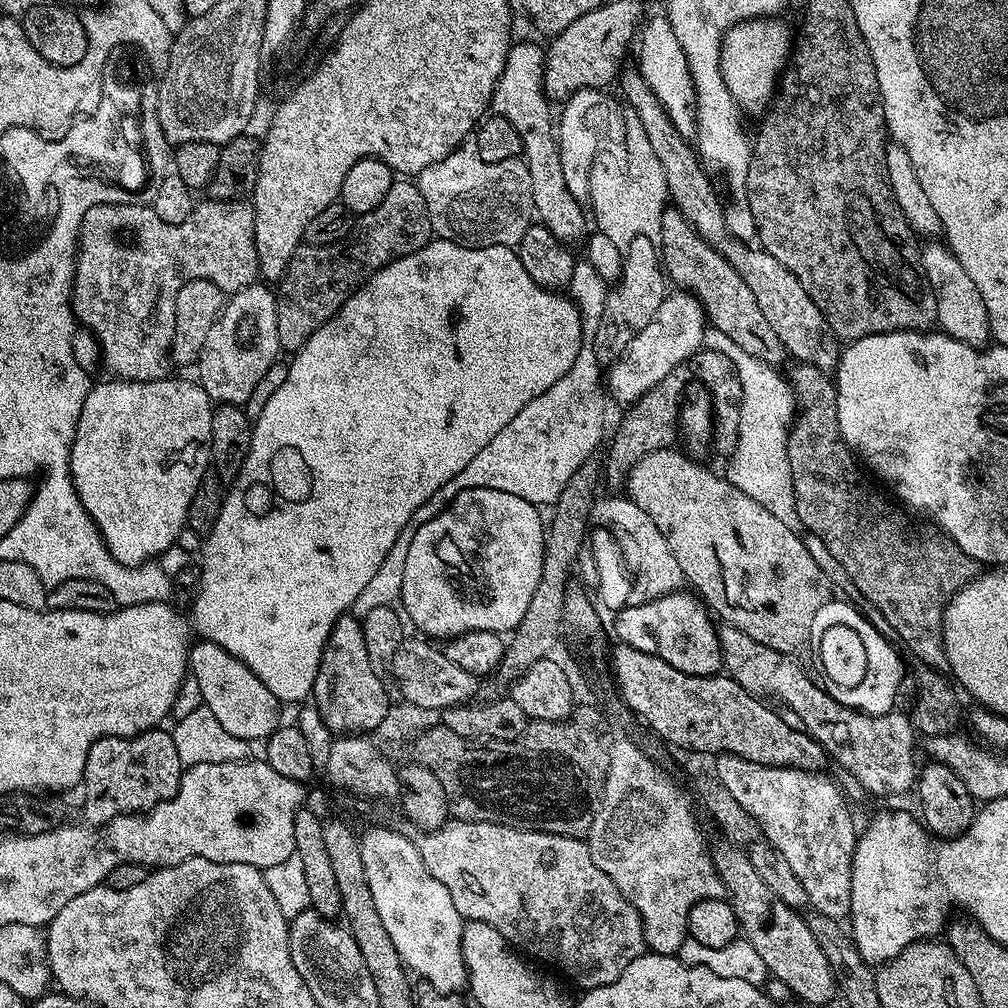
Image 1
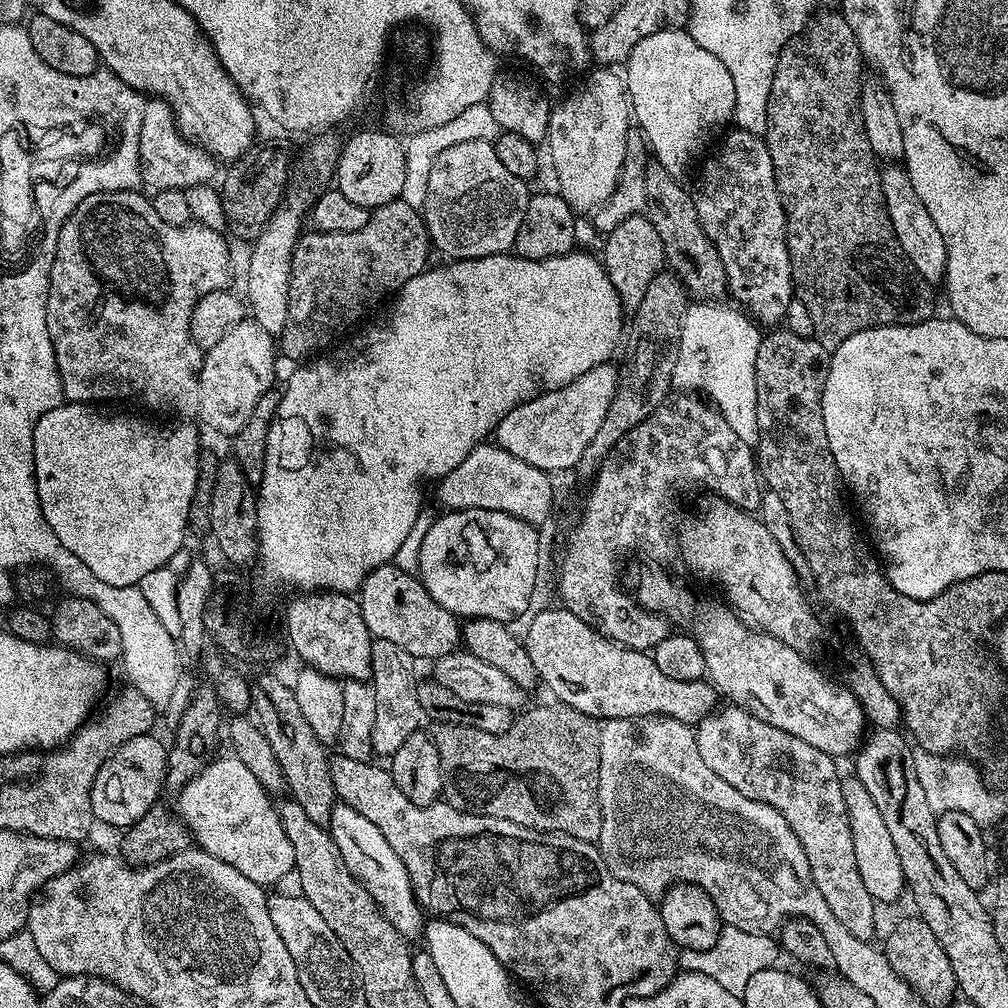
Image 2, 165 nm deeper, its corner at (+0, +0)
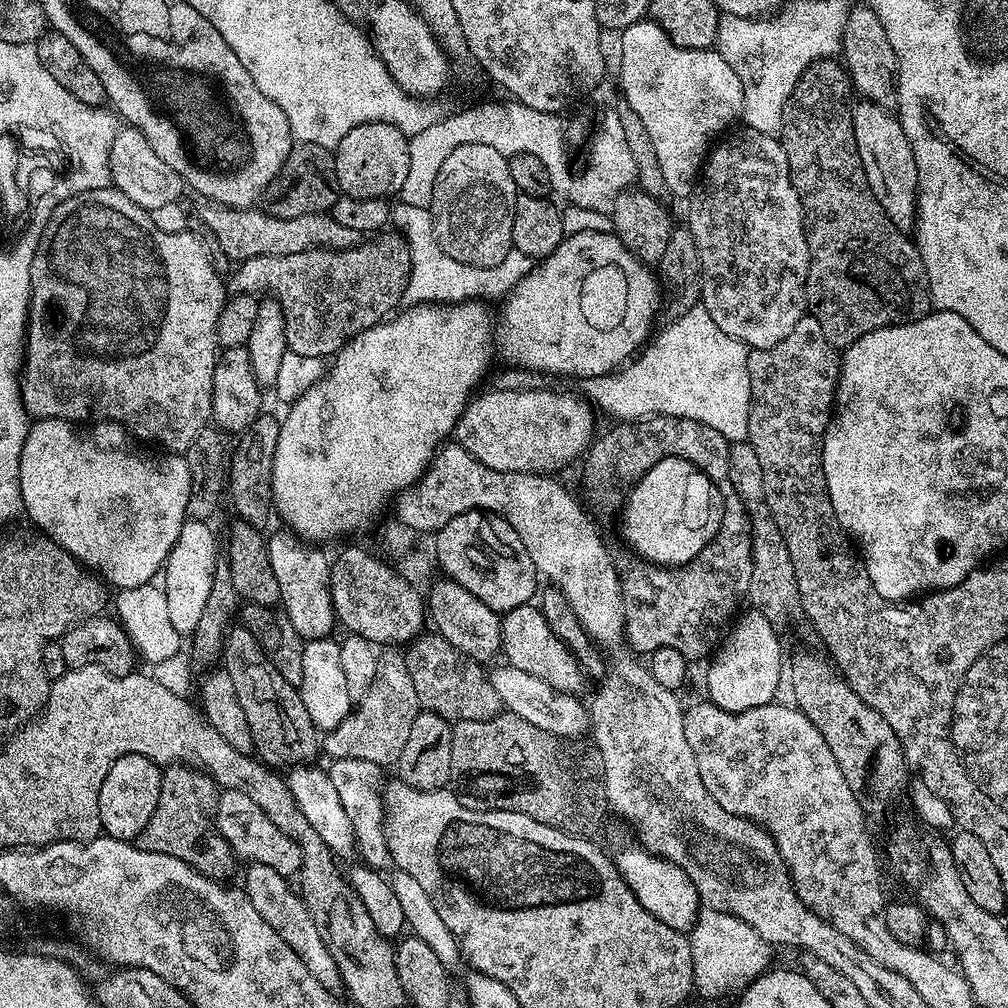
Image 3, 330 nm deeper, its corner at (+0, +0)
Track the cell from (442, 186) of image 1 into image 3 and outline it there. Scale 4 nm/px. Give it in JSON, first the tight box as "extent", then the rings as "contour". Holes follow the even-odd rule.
{"extent":[432,144,517,268],"contour":[[[463,144],[458,150],[450,153],[450,158],[442,162],[442,170],[438,170],[438,178],[432,181],[432,229],[438,238],[438,246],[450,254],[450,258],[458,258],[458,262],[466,262],[470,266],[489,268],[498,266],[502,258],[512,249],[512,231],[514,230],[514,210],[516,209],[517,190],[514,178],[510,178],[509,157],[498,154],[494,146],[478,146]]]}

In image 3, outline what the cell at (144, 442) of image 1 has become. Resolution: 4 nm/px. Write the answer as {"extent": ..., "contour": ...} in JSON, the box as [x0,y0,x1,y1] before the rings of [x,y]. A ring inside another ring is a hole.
{"extent":[20,420,190,590],"contour":[[[36,420],[28,429],[26,442],[22,446],[22,458],[20,459],[20,493],[22,494],[23,511],[26,516],[28,512],[29,518],[36,523],[33,525],[39,531],[49,536],[55,544],[66,549],[85,568],[103,578],[109,585],[112,583],[116,590],[148,584],[154,572],[159,567],[164,566],[171,548],[178,539],[179,531],[182,530],[190,502],[190,466],[187,459],[180,454],[151,456],[150,453],[143,452],[142,449],[136,447],[140,446],[135,439],[130,438],[130,433],[123,424],[96,422],[91,426],[77,426],[67,420]]]}

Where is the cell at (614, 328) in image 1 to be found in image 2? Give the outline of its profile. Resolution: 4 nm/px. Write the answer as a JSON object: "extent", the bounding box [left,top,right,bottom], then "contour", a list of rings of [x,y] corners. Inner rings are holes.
{"extent":[602,214,666,310],"contour":[[[630,214],[607,233],[602,249],[602,263],[610,282],[614,282],[620,292],[621,304],[625,309],[634,310],[642,302],[642,298],[646,298],[646,286],[654,282],[654,278],[666,264],[662,238],[658,238],[658,230],[654,230],[647,215]]]}

